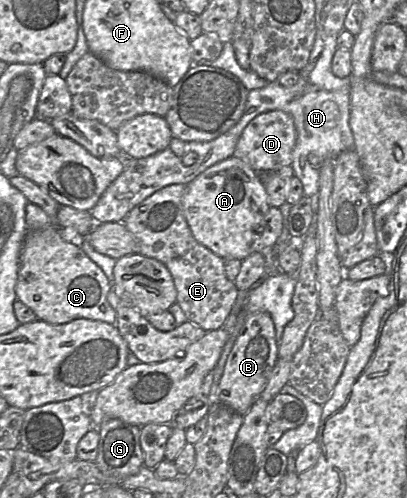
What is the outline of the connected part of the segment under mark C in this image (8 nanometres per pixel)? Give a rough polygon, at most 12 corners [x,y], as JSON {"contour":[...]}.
{"contour":[[26,204],[17,300],[50,324],[116,325],[112,283]]}

